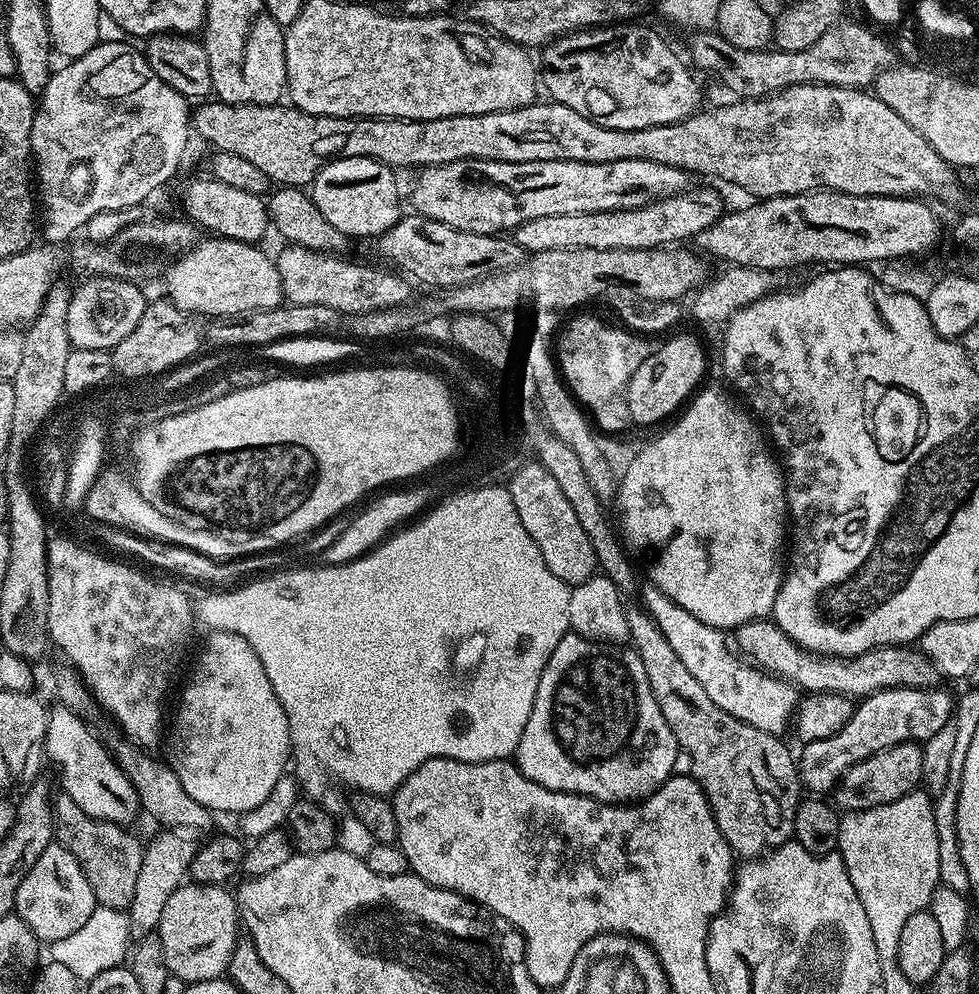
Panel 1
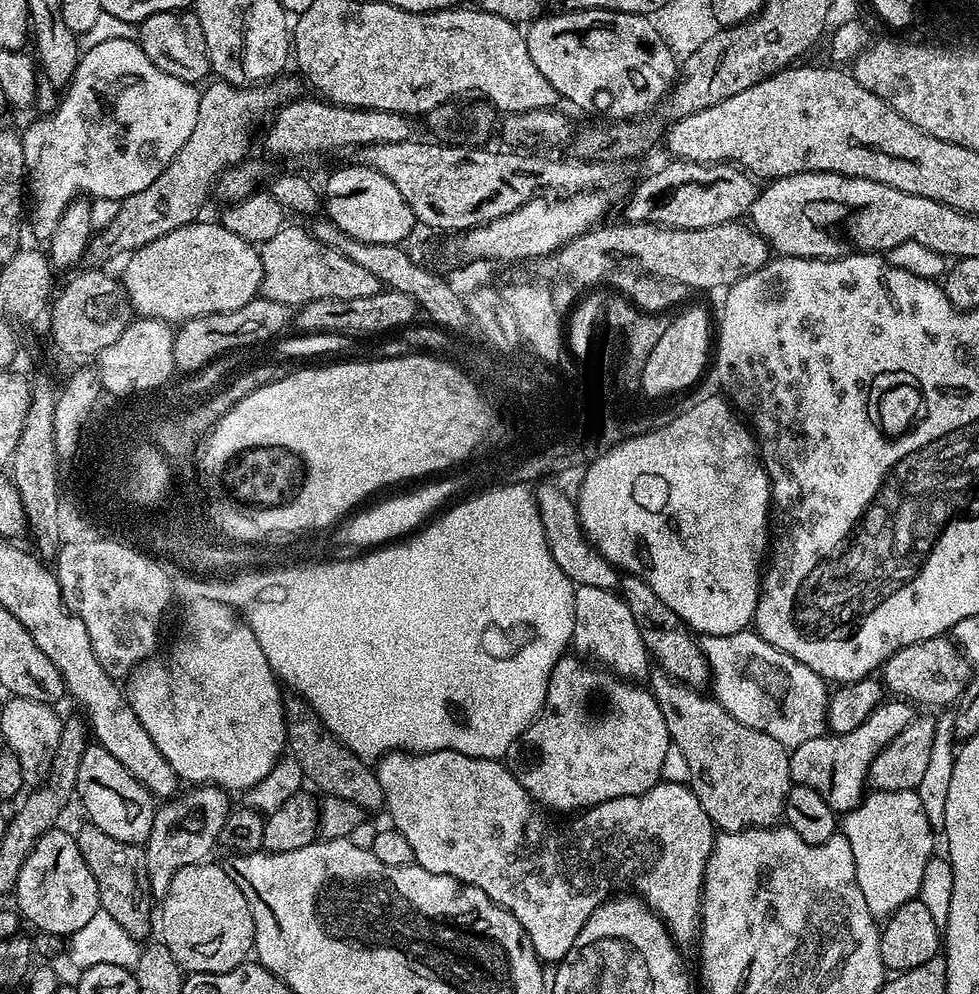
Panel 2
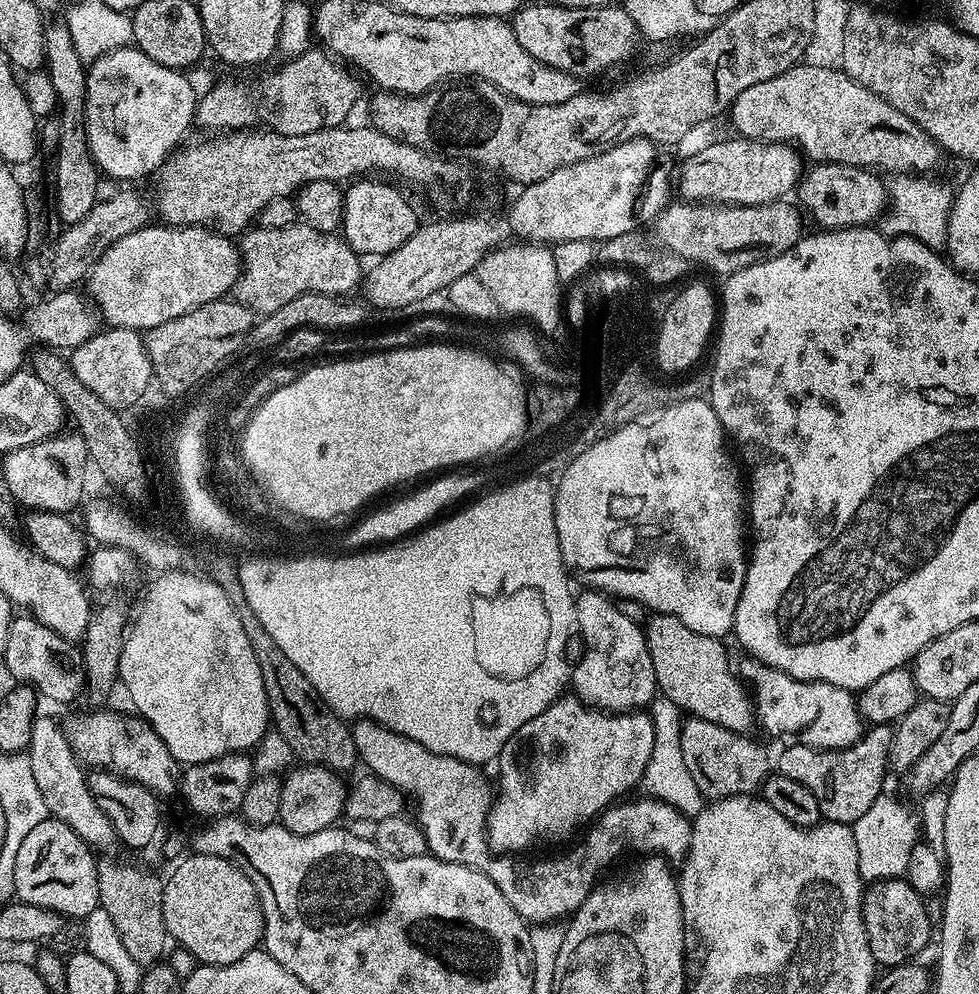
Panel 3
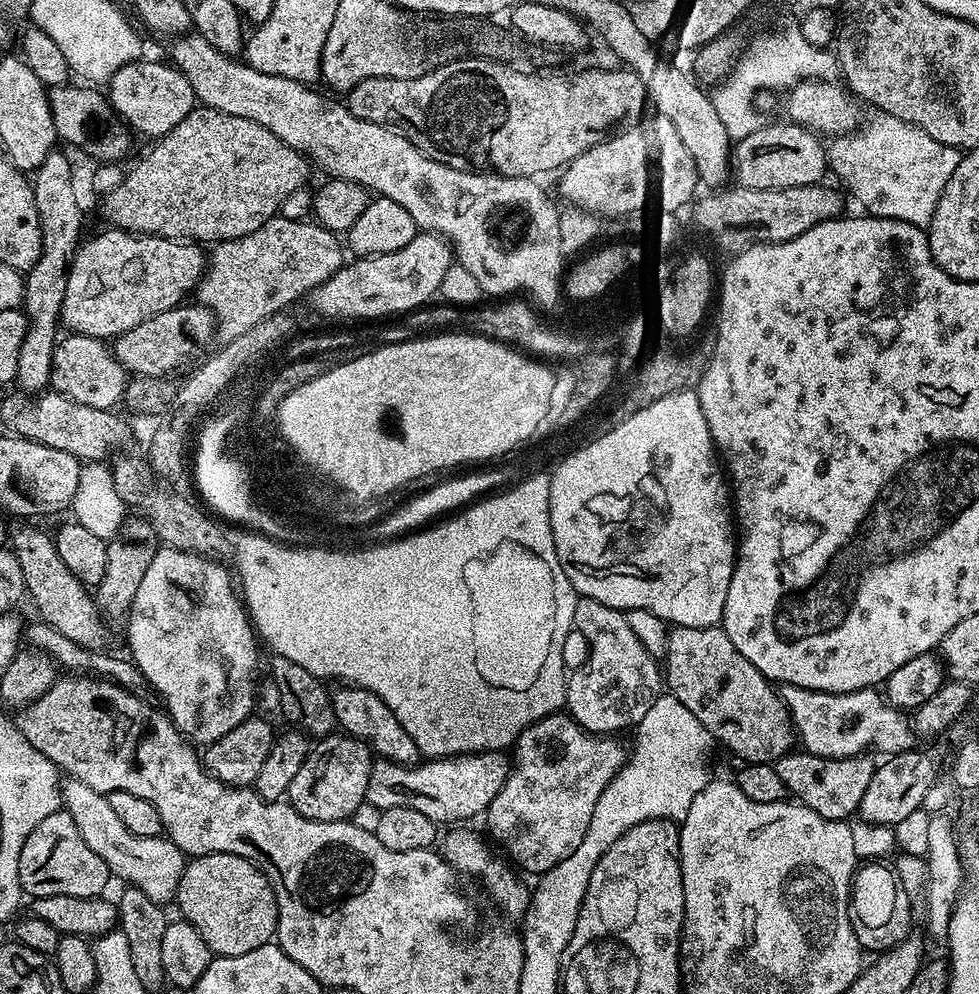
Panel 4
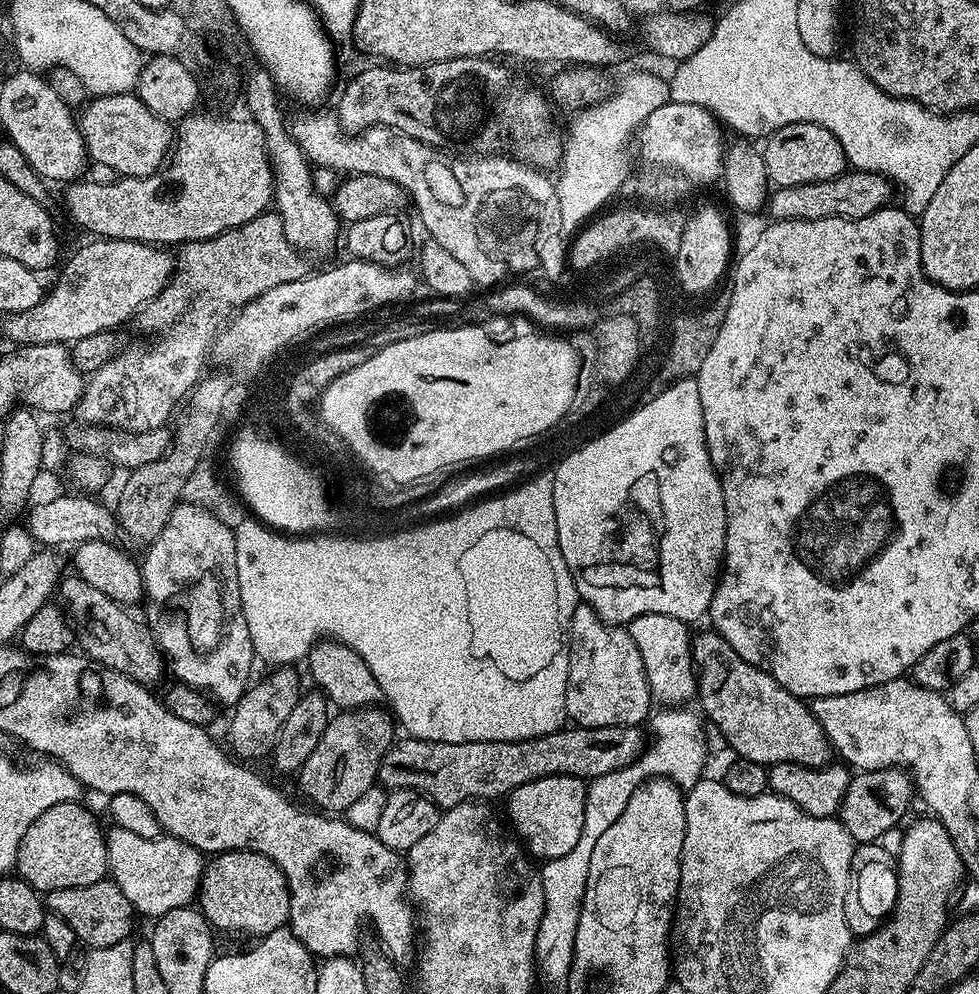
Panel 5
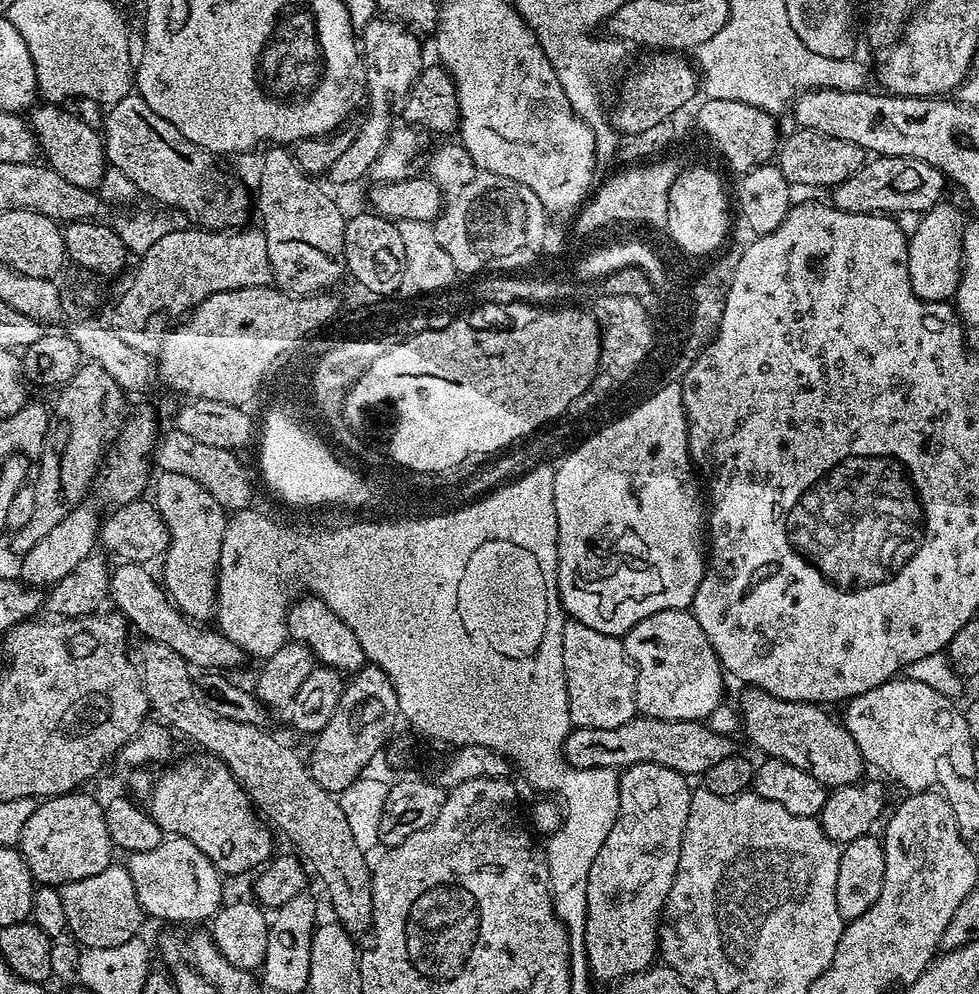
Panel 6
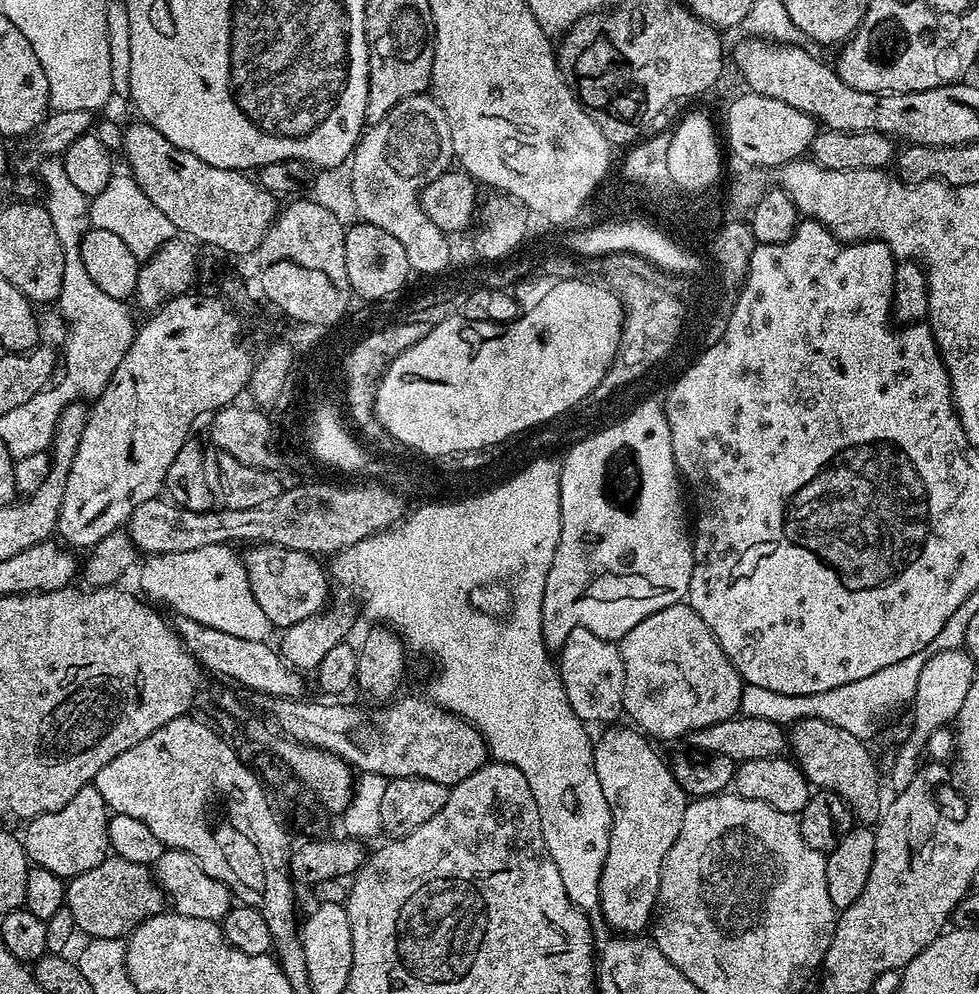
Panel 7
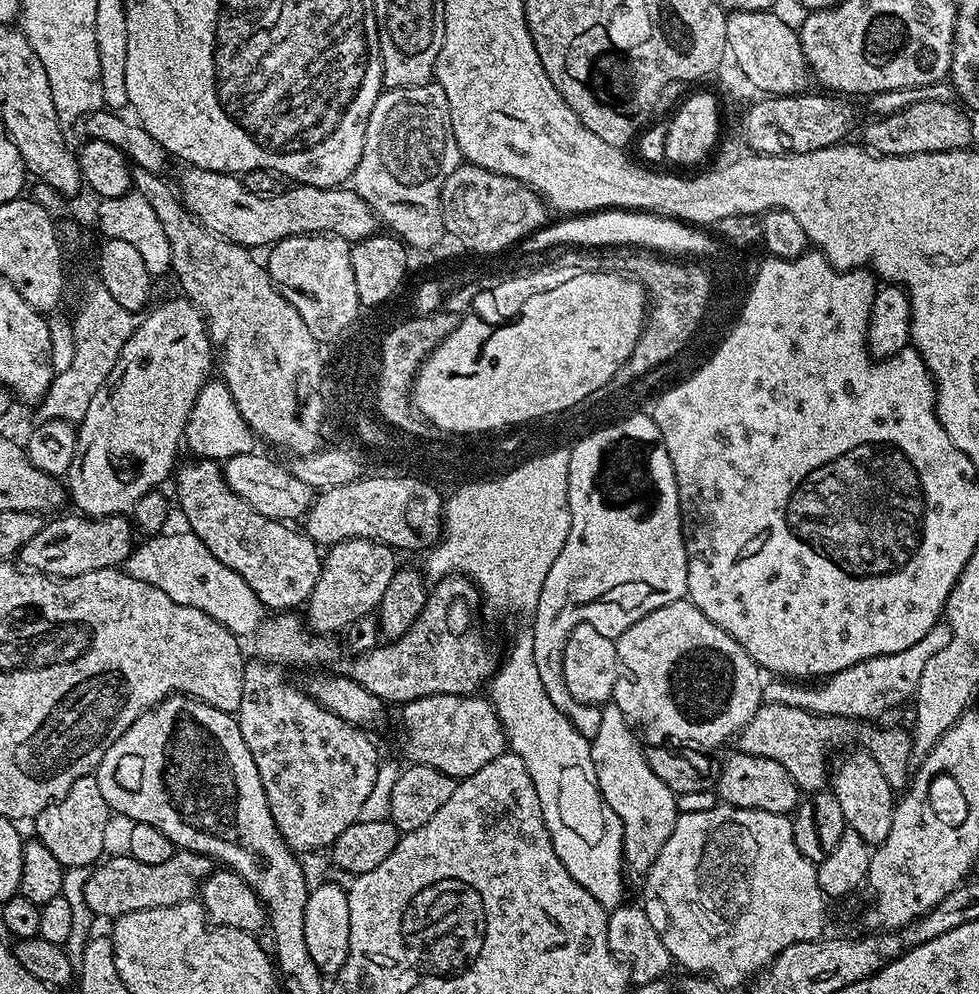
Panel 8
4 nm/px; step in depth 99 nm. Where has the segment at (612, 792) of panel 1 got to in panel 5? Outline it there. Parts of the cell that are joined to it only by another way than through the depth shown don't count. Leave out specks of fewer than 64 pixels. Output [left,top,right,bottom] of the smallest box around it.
[506,776,585,862]

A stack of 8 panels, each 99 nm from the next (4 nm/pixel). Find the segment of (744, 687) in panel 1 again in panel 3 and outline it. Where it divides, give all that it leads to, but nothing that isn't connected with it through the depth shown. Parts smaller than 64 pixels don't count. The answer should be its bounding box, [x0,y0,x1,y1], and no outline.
[738,658,860,748]

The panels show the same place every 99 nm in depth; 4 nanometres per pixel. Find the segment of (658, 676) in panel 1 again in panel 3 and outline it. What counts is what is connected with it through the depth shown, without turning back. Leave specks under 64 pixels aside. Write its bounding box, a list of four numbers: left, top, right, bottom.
[680,715,770,798]

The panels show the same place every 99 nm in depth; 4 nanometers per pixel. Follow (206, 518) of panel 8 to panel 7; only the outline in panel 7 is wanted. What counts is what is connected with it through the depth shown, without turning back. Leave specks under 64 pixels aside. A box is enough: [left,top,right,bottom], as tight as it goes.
[247,543,330,629]

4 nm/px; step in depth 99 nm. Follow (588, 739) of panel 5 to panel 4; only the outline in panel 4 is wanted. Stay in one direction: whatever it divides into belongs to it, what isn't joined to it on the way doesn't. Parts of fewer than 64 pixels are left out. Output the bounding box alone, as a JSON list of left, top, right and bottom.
[366,751,510,826]

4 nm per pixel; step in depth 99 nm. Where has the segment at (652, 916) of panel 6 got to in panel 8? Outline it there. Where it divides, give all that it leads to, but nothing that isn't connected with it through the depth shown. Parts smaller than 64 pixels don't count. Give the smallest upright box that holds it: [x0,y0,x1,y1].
[590,702,678,874]

